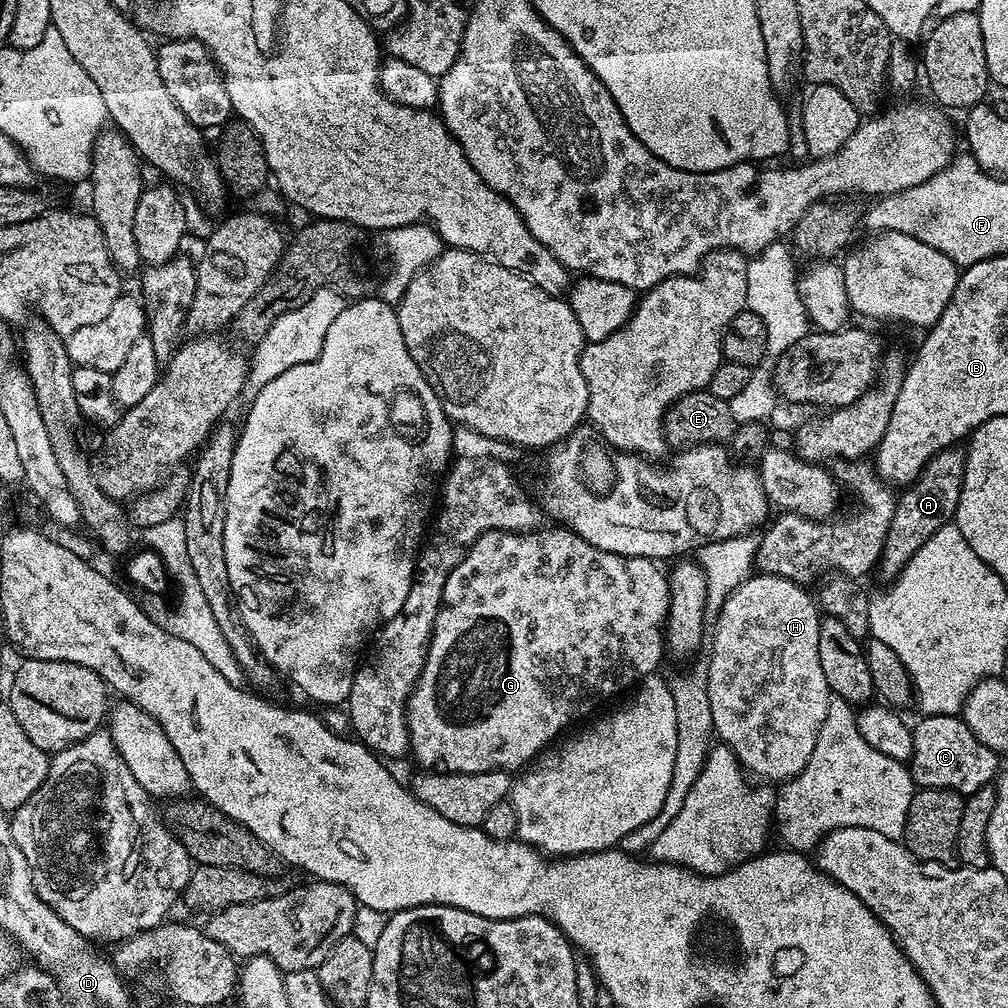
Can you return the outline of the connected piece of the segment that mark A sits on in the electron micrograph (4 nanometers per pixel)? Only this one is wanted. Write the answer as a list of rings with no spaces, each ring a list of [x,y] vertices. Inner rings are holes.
[[[960,446],[944,448],[918,474],[916,481],[907,485],[897,495],[894,518],[890,518],[890,530],[886,534],[886,542],[882,546],[882,554],[878,572],[887,578],[900,575],[910,558],[922,550],[924,543],[942,526],[953,523],[958,510],[958,498],[962,494],[962,478],[964,477],[964,453]]]

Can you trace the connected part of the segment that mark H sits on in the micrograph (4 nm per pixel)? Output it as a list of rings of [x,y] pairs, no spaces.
[[[753,574],[749,576],[738,590],[734,590],[726,598],[719,612],[715,613],[716,629],[712,632],[712,653],[708,656],[708,672],[706,671],[706,683],[708,686],[708,705],[712,715],[712,726],[715,735],[733,752],[740,762],[745,773],[757,776],[757,781],[783,782],[791,780],[810,762],[810,754],[814,752],[814,746],[818,740],[818,734],[822,730],[822,722],[826,722],[826,706],[828,705],[829,690],[826,682],[826,674],[822,674],[822,662],[818,662],[818,626],[822,619],[821,609],[807,587],[803,584],[796,584],[781,576],[766,576]]]

